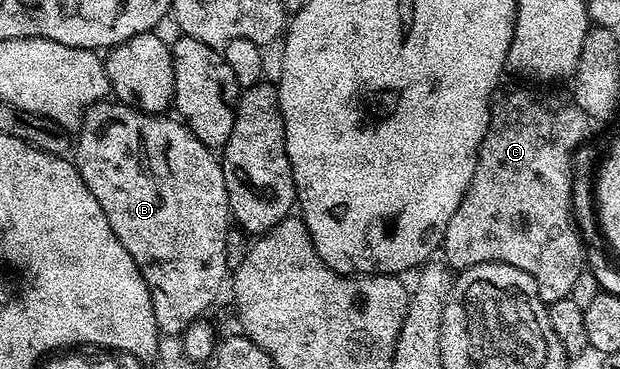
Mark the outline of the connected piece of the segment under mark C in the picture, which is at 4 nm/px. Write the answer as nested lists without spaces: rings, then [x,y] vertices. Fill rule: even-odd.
[[[532,86],[517,87],[514,91],[502,90],[500,93],[494,94],[489,105],[489,128],[481,142],[481,148],[477,154],[477,164],[475,165],[475,173],[471,177],[471,185],[467,189],[467,193],[463,197],[463,201],[459,201],[459,209],[455,209],[455,217],[451,217],[451,222],[447,224],[447,233],[445,234],[445,242],[443,244],[444,262],[448,264],[454,272],[460,273],[474,267],[480,263],[506,263],[507,265],[515,265],[515,269],[523,269],[523,273],[527,273],[535,281],[537,286],[537,295],[544,303],[551,304],[560,299],[568,299],[571,288],[575,286],[575,281],[579,278],[579,273],[586,270],[585,263],[586,244],[583,242],[576,222],[573,218],[573,176],[575,174],[575,166],[573,167],[573,154],[577,151],[577,146],[585,139],[585,134],[589,131],[591,120],[589,116],[583,113],[583,109],[579,109],[579,105],[574,103],[572,98],[561,95],[552,95],[549,91],[532,91]]]

